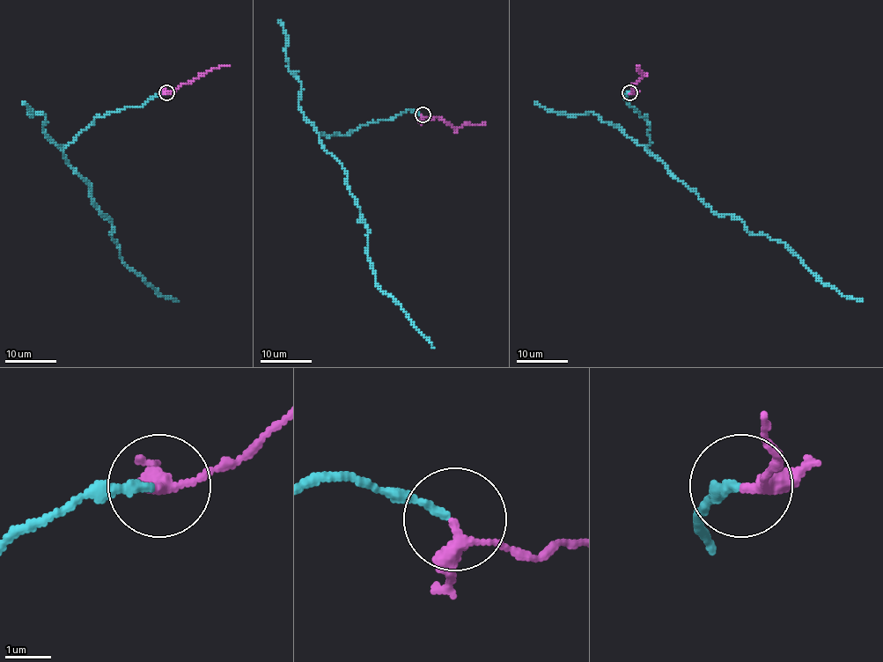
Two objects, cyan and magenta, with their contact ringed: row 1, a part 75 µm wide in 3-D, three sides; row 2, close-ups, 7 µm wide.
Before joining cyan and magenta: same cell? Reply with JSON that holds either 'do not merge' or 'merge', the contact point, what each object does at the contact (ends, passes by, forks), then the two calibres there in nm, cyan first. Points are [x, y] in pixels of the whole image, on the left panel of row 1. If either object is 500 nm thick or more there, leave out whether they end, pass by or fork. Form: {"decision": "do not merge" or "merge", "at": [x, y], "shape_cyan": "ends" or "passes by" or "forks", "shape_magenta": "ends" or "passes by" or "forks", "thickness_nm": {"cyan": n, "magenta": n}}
{"decision": "merge", "at": [166, 92], "shape_cyan": "ends", "shape_magenta": "passes by", "thickness_nm": {"cyan": 160, "magenta": 260}}

